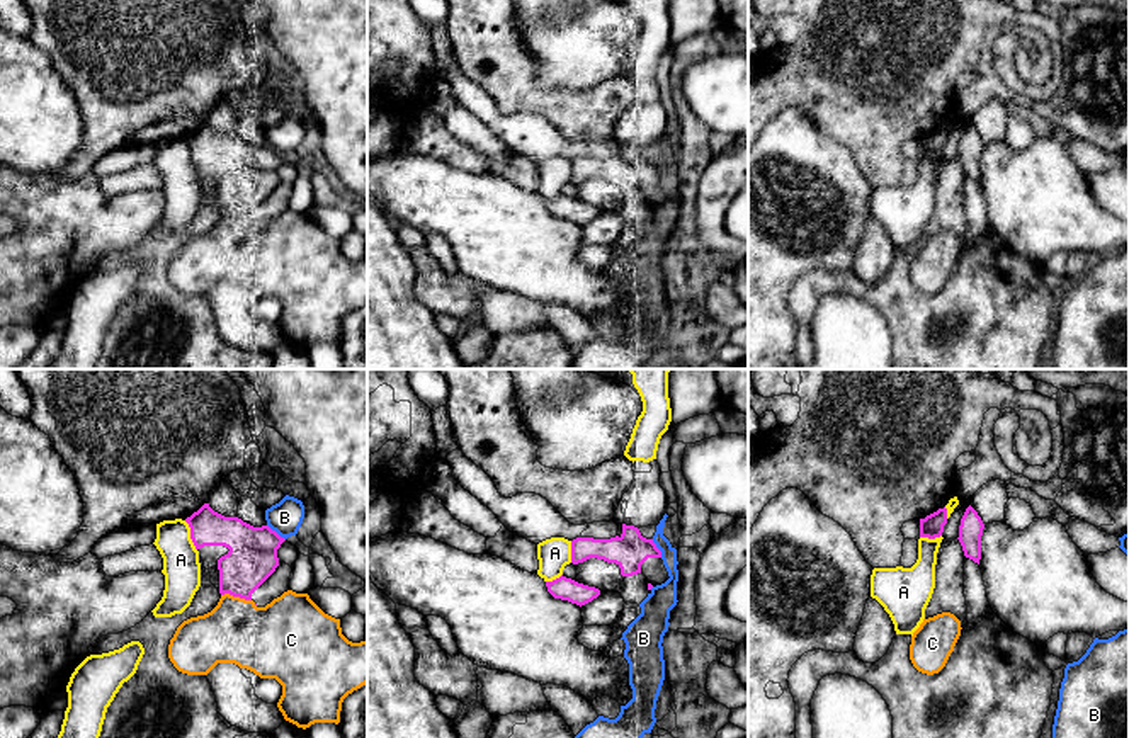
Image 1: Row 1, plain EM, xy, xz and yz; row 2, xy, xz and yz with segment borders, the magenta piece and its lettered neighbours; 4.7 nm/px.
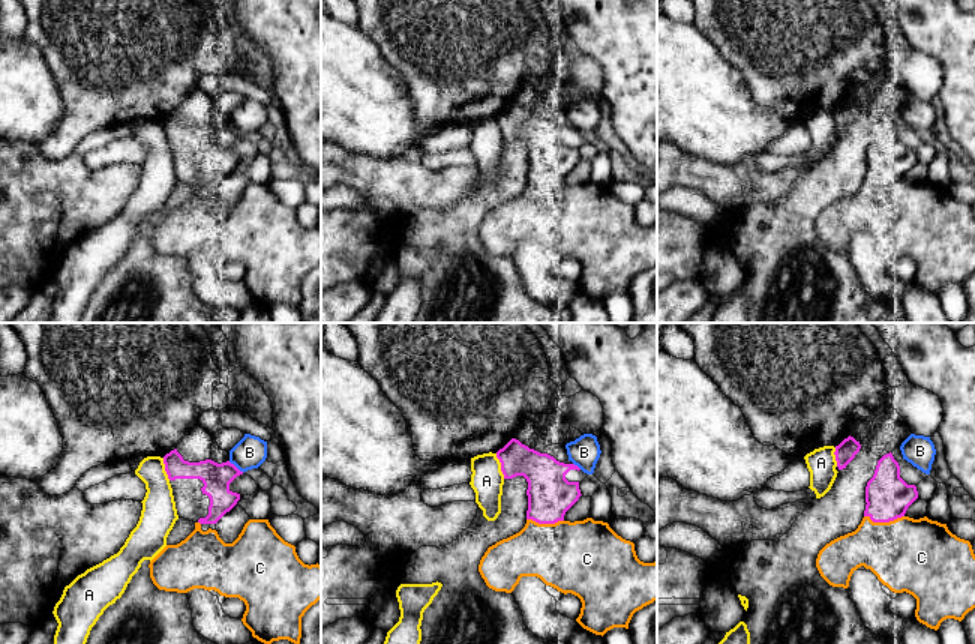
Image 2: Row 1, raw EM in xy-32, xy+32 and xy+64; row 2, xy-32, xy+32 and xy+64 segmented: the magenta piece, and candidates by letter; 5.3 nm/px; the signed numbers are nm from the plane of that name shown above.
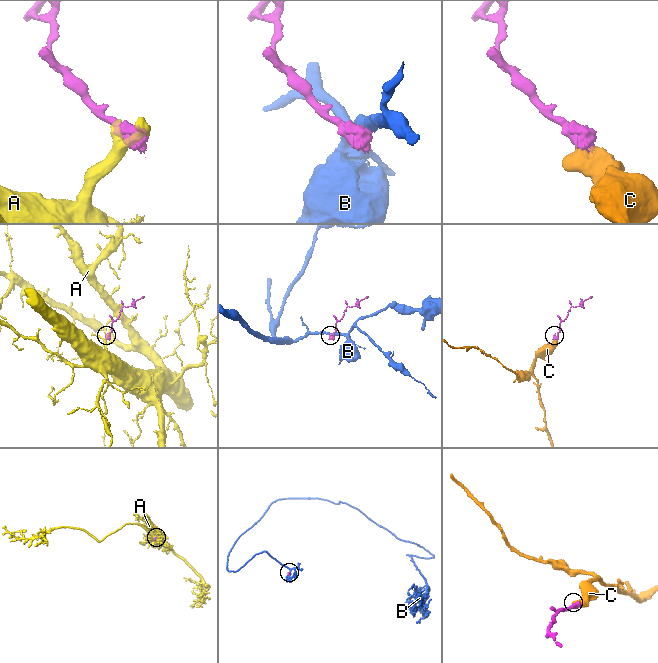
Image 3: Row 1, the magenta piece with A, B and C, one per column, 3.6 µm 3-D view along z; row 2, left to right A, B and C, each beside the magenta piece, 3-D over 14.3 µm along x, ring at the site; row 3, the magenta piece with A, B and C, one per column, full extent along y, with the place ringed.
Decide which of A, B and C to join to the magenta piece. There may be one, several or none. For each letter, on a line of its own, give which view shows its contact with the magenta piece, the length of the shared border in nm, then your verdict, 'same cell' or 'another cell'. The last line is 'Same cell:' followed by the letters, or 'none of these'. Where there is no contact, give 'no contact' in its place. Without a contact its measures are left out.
A: xy | 160 nm | another cell
B: xy | 120 nm | another cell
C: xy | 150 nm | same cell
Same cell: C

